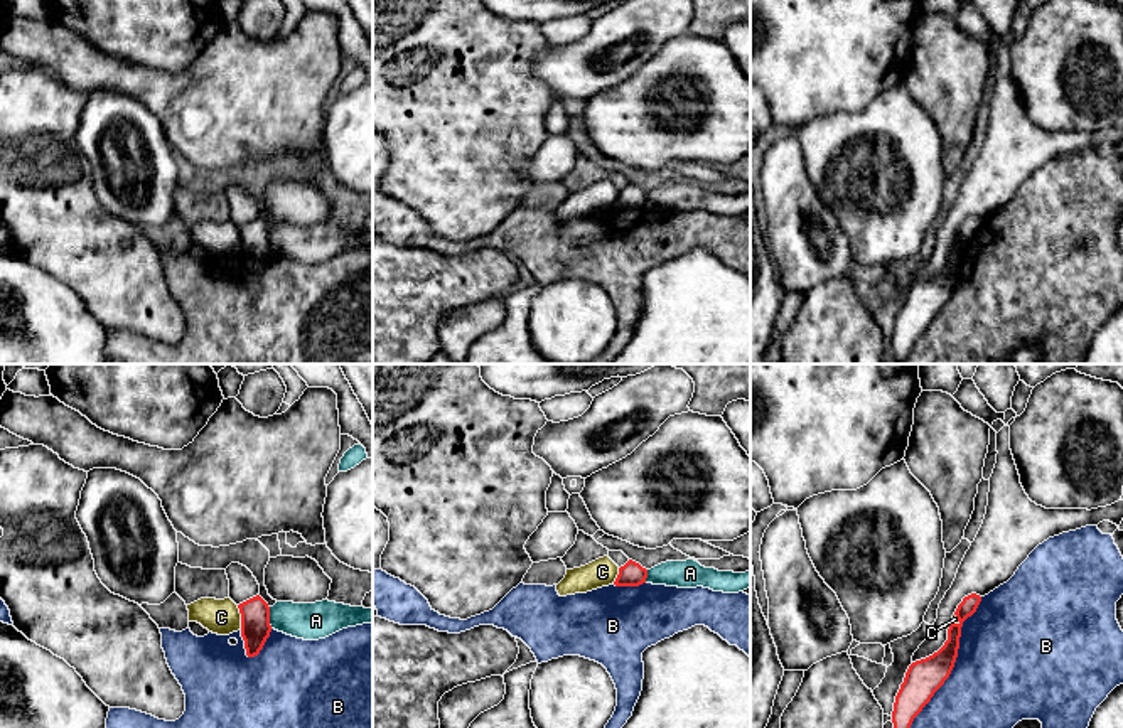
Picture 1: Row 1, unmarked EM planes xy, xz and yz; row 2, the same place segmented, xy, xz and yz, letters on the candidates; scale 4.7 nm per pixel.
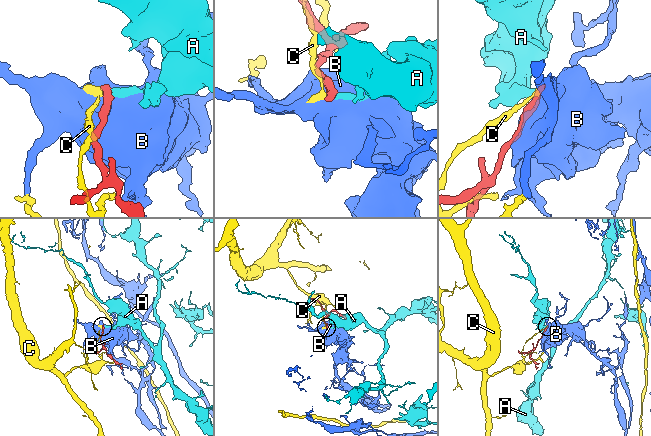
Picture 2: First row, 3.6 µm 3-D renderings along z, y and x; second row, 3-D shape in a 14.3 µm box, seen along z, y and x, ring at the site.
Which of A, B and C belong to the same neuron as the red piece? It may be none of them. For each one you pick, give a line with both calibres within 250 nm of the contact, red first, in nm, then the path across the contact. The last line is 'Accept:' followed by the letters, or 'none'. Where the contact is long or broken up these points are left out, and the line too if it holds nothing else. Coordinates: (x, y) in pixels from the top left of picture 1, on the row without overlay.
Accept: none

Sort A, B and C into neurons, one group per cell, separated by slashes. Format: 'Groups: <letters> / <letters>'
Groups: A / B / C

